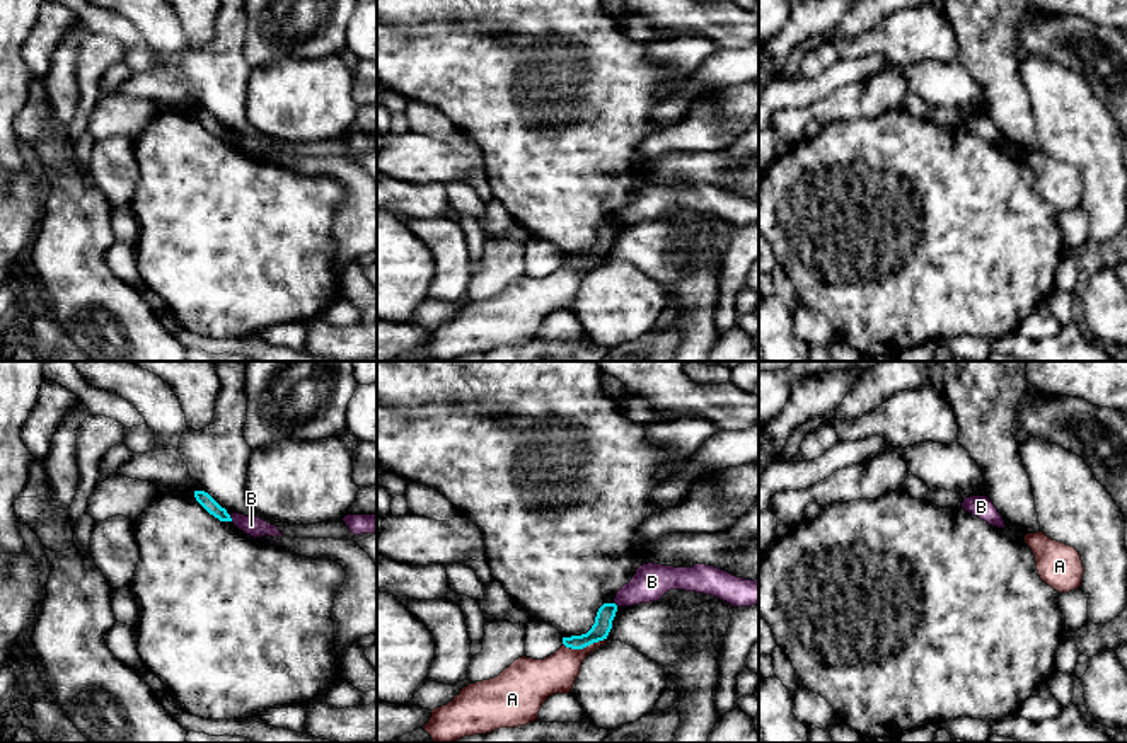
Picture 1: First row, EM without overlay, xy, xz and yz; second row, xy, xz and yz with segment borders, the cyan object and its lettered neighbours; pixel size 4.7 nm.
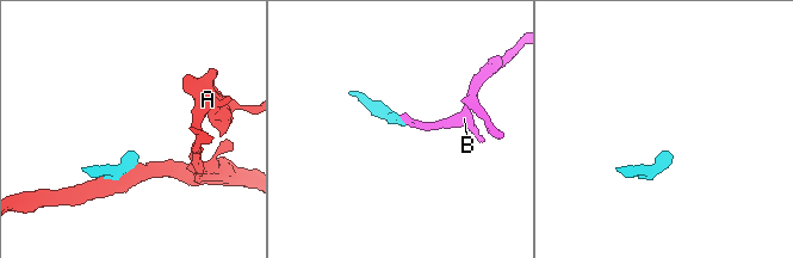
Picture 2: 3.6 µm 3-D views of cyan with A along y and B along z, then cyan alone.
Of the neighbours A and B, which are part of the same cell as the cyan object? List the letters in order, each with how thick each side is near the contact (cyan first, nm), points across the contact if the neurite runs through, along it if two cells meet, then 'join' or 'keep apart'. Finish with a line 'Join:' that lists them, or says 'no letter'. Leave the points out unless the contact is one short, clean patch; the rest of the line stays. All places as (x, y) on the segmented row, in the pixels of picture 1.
A: 90 nm thick on the cyan side, 190 nm on the other; keep apart
B: 70 nm thick on the cyan side, 90 nm on the other; border along xy (229, 515), (232, 520); keep apart
Join: no letter

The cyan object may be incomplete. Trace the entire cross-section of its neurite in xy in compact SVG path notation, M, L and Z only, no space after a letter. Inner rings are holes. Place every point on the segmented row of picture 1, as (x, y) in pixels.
M194 491L196 501L220 521L232 521L225 508L222 508L208 492Z

